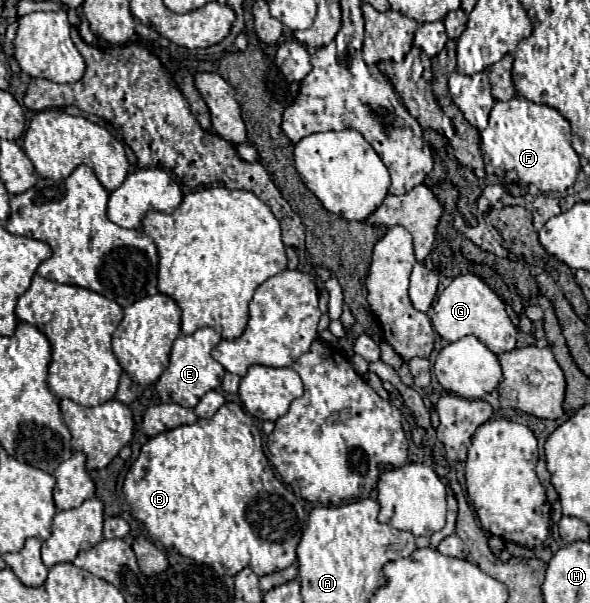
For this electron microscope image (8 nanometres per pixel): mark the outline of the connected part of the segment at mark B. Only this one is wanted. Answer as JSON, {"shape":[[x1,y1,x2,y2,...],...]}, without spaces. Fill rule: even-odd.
{"shape":[[226,402,224,406,218,408,218,412,212,418,196,420,194,424,184,424,184,426,166,430,166,432,150,438,142,446,140,456,136,458,136,462,132,464,132,468,126,474,124,494,126,494,126,500,128,500,130,508,132,508,132,514,146,526,146,530,148,530,148,534,150,534,150,538,154,542,162,544,166,550,174,548,176,552,180,552,186,558,192,558,198,564,210,566,220,576,236,576,246,566,250,566,256,576,266,576,266,574,272,574,276,570,284,570,284,568,288,568,288,566,292,566,296,562,296,546,300,542,304,522,306,522,304,506,302,506,300,498,282,480,276,478,276,474,274,474,274,470,272,470,268,458,264,456,264,450,262,450,262,434,260,434,260,430,256,428,252,416,246,414,246,410,236,402]]}

